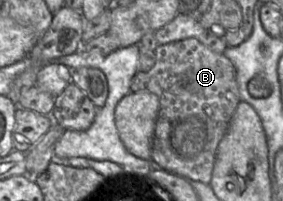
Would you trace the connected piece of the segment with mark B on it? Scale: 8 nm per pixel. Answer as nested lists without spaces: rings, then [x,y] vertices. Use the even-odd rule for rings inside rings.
[[[193,37],[160,44],[154,52],[156,56],[154,66],[147,72],[138,71],[130,84],[131,92],[150,91],[159,98],[151,159],[163,170],[188,180],[210,184],[218,145],[241,101],[236,68],[223,53],[213,52]]]

